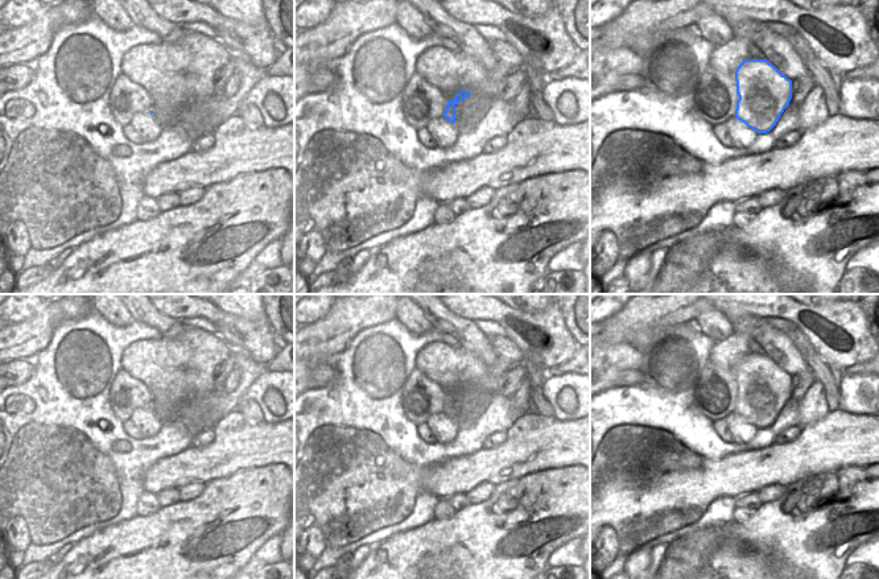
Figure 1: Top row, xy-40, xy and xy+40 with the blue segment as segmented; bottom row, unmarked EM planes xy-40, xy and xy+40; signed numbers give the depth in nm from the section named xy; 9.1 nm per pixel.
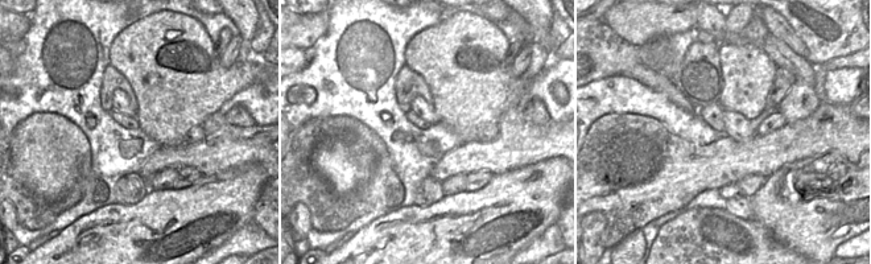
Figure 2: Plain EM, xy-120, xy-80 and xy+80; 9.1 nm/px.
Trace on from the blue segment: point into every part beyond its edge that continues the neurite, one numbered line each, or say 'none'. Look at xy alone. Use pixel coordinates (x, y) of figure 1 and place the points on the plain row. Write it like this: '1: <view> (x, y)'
none

